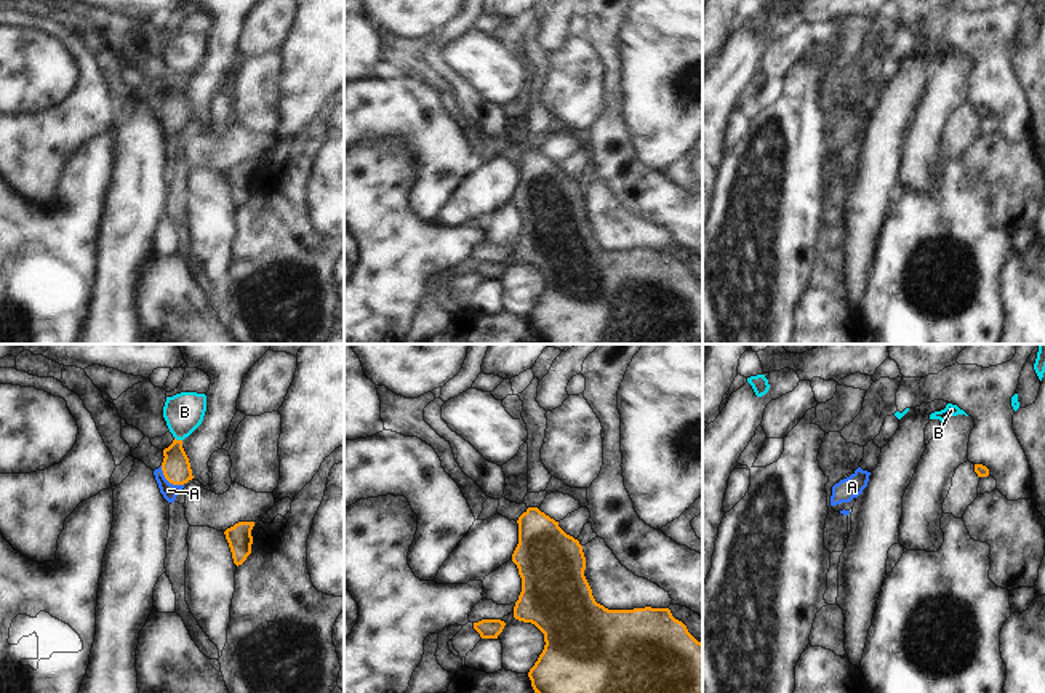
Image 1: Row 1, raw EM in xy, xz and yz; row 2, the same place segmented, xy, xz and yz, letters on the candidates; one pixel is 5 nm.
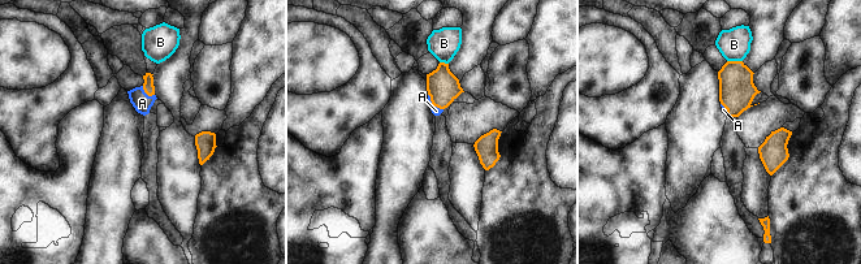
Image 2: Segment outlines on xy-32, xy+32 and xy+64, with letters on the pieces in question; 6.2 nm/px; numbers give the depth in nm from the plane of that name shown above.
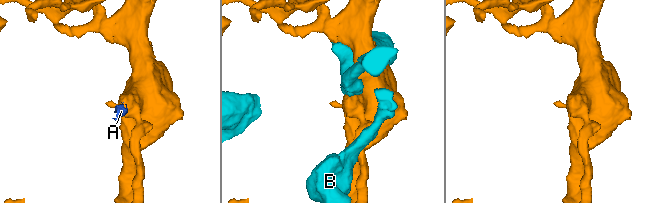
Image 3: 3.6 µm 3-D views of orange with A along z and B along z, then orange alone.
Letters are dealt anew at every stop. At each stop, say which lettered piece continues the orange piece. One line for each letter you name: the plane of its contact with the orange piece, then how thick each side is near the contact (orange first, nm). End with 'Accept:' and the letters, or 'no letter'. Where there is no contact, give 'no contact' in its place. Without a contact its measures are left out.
A: xy | 140/80 nm
Accept: A

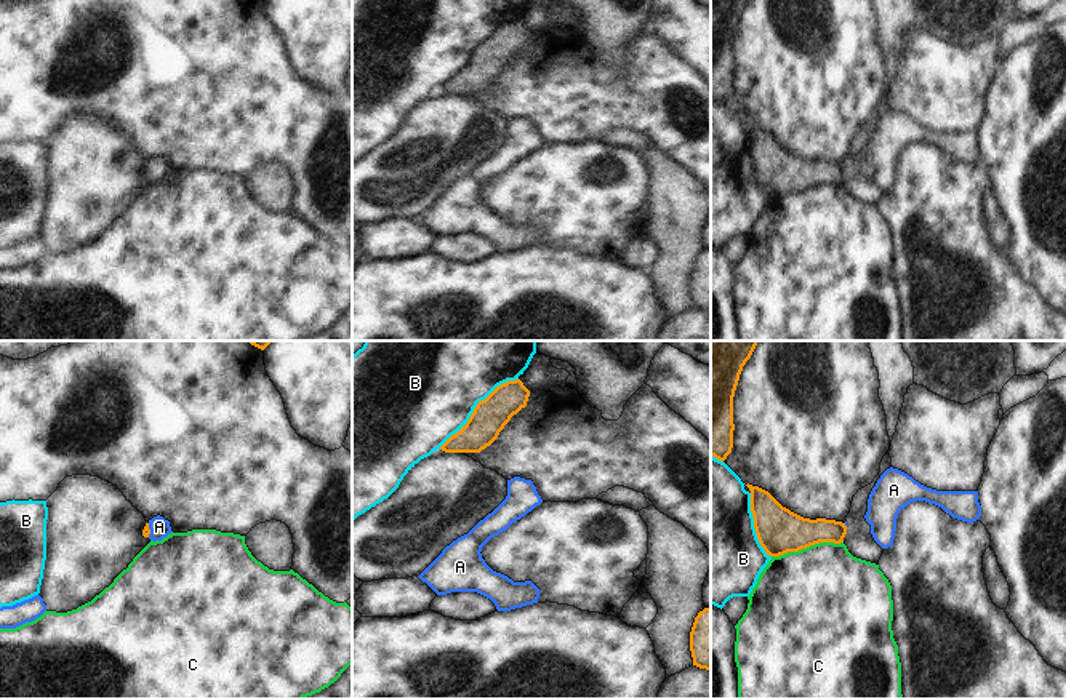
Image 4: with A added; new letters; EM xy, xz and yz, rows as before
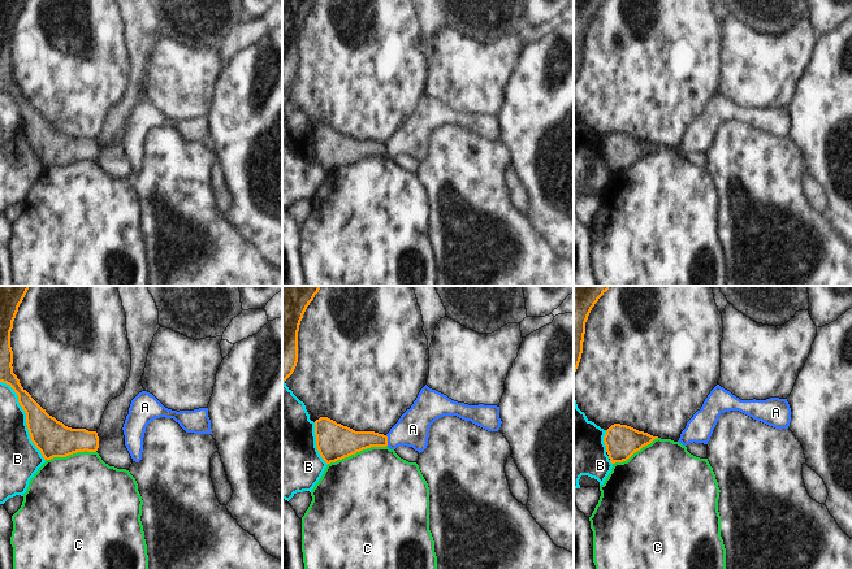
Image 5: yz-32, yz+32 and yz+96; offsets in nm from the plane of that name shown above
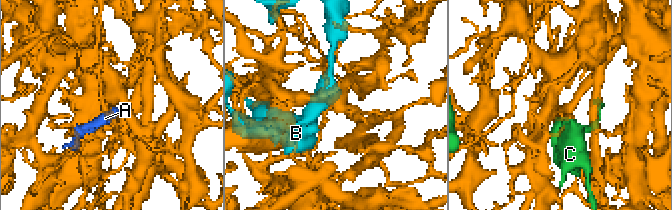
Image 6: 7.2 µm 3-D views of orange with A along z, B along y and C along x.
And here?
Accept: no letter

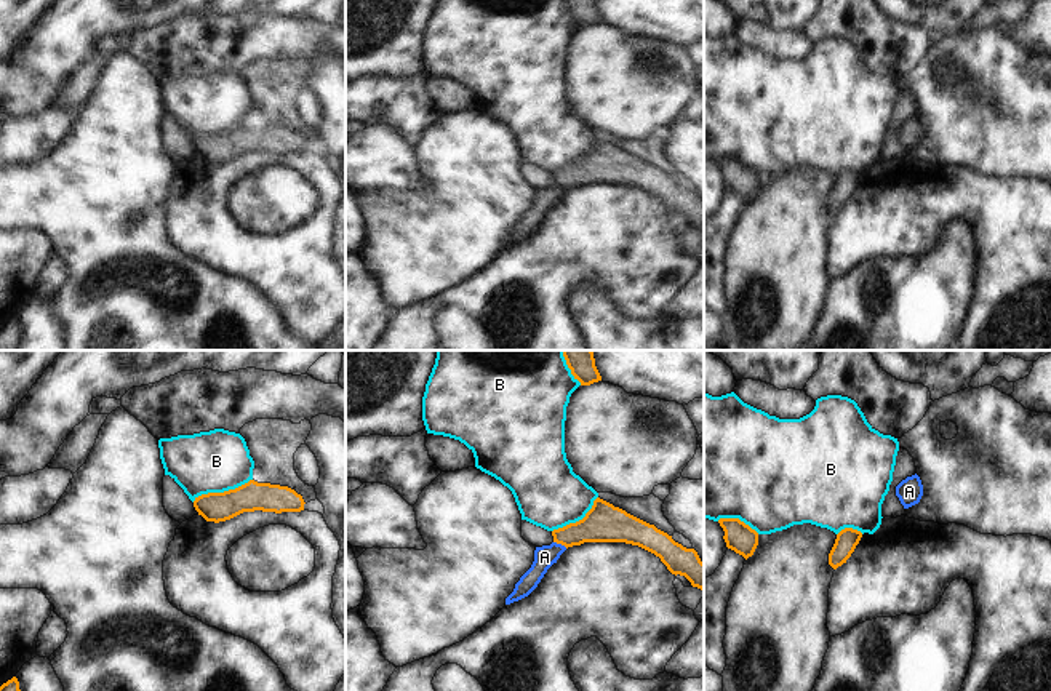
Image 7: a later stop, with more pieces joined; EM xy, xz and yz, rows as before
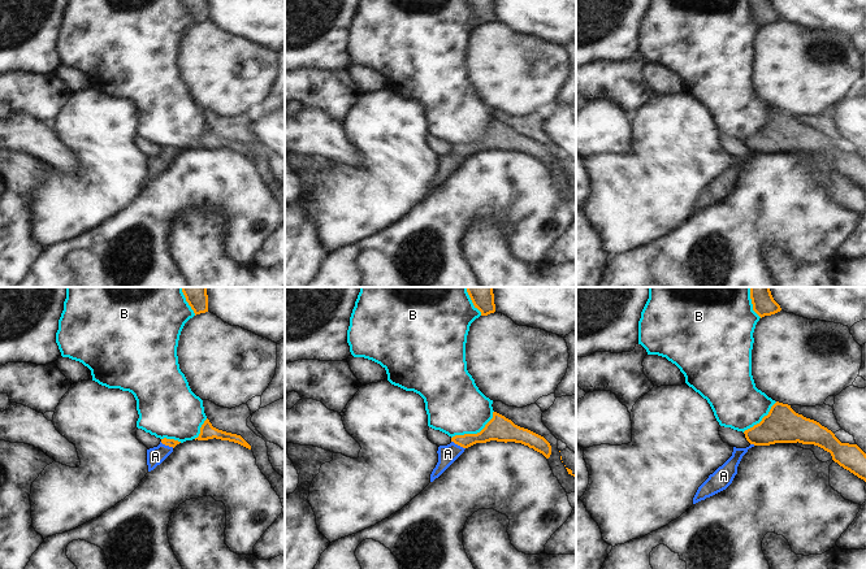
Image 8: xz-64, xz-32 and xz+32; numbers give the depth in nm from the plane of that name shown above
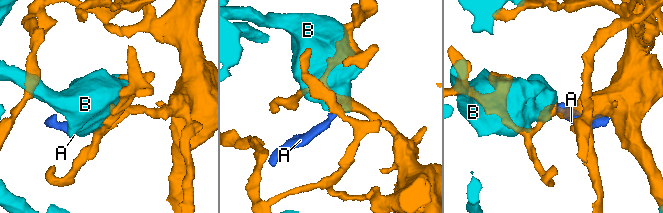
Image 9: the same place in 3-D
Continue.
A: xz | 190/110 nm
Accept: A

